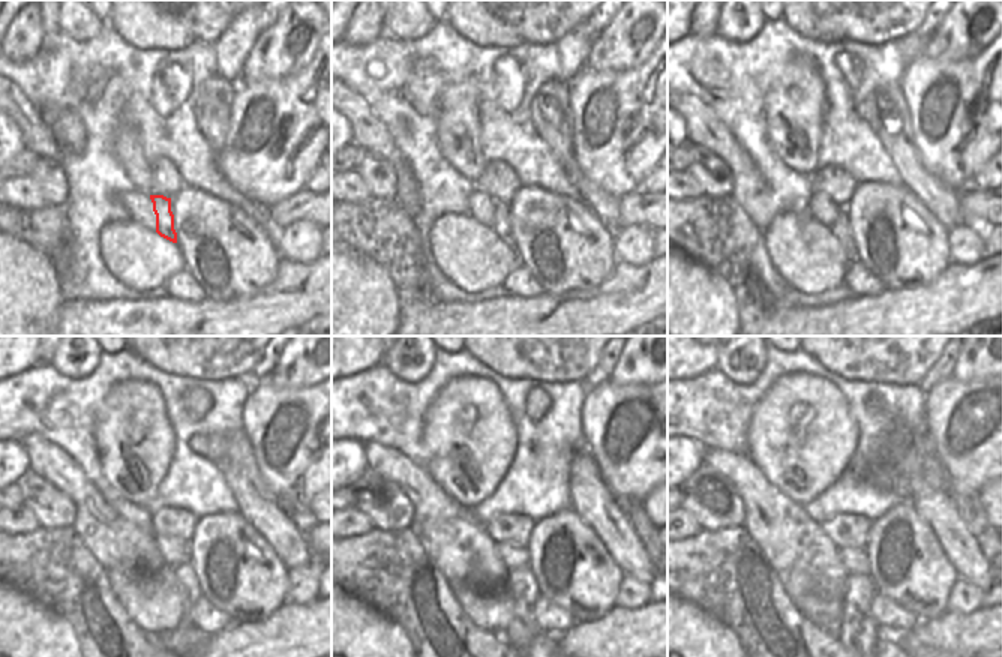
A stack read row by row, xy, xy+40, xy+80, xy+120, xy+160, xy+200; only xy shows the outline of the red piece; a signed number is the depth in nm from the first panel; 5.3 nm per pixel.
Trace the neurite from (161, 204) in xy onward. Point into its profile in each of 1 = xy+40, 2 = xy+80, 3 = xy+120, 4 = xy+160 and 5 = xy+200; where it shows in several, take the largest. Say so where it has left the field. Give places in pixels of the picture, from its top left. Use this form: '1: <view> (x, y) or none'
1: xy+40 (501, 227)
2: xy+80 (840, 228)
3: xy+120 (186, 579)
4: xy+160 (521, 632)
5: xy+200 (858, 630)

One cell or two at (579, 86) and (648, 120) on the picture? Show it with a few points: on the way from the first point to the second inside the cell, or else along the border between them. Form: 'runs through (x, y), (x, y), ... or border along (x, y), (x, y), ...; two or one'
runs through (596, 86), (609, 86), (632, 108); one

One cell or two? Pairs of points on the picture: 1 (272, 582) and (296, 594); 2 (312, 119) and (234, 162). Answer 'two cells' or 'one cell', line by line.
1: two cells
2: one cell

